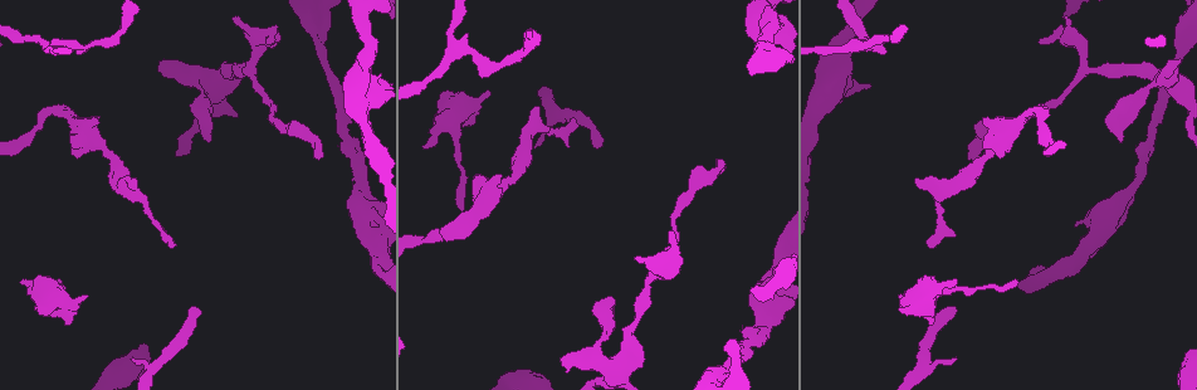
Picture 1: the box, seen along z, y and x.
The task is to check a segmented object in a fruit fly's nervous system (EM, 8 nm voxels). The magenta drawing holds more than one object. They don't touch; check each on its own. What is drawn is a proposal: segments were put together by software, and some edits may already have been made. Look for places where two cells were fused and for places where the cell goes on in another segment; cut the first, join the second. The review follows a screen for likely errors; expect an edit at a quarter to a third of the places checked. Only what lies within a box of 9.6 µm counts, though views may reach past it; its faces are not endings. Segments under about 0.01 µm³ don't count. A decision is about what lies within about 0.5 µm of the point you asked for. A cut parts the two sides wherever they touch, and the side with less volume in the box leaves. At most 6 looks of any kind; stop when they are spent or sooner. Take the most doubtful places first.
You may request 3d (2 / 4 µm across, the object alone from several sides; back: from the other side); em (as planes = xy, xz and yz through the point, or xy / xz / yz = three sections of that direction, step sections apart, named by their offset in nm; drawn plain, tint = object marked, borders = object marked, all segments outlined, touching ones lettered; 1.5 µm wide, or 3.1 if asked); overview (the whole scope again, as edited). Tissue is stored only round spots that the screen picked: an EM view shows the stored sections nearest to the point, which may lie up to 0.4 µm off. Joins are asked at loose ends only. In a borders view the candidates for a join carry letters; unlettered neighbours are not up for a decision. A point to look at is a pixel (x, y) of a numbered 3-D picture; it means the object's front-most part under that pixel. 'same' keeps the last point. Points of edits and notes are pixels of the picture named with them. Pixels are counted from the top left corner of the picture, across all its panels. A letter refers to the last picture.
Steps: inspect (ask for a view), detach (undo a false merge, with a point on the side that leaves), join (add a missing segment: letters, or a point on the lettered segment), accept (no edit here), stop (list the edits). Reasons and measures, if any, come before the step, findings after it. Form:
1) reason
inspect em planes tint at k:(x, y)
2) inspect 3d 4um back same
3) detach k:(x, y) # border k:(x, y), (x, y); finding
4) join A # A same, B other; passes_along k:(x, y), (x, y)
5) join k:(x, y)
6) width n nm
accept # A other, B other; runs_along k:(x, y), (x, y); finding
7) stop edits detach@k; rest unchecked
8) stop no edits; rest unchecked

an open end
inspect em xy step 8 tint at 1:(597, 147)

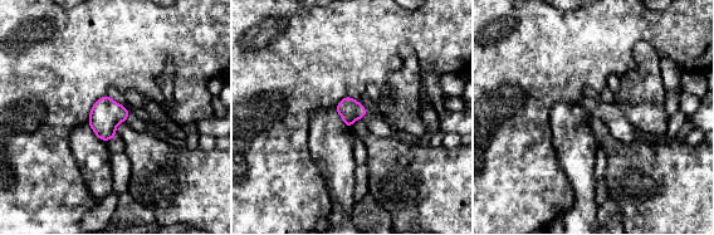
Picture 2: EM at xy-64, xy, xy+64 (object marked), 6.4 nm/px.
inspect em xy step 8 borders same

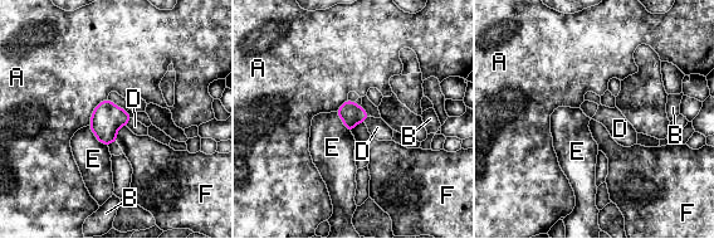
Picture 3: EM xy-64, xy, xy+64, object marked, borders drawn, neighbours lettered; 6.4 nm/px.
width 140 nm
join D # A other, B other, D same, E other, F other; passes_along 3:(107, 117), (128, 121), (135, 126); it goes on there

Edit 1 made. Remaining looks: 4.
branch stops here
inspect em planes borders at 1:(930, 325)

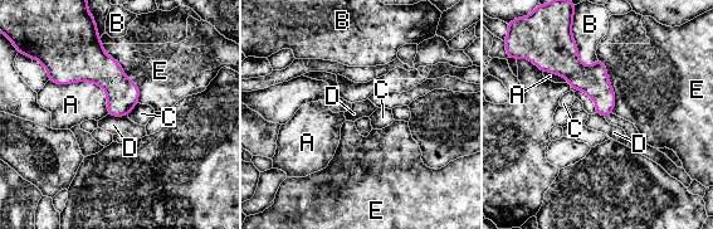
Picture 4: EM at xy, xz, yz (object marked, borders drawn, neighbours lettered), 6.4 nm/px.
accept # A other, B other, C other, D other, E other; runs_along 4:(563, 52), (604, 97), (609, 110); none of them fits

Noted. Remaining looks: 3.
arms part here
inspect em xz step 8 tint at 1:(1085, 71)

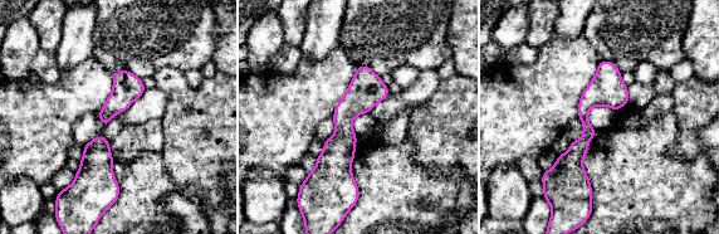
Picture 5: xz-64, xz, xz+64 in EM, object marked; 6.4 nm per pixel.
inspect em planes tint same

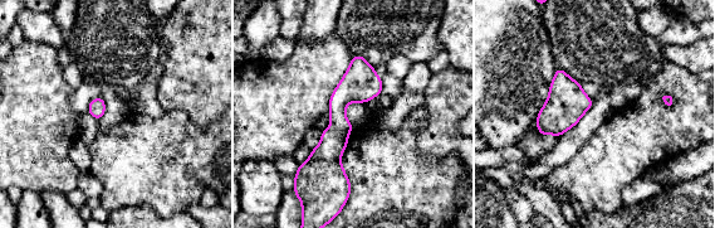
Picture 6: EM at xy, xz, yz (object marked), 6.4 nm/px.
what lies round it
inspect em planes borders same

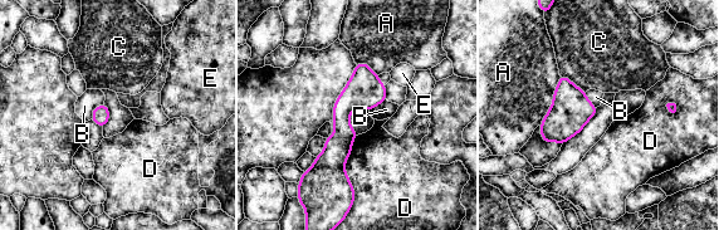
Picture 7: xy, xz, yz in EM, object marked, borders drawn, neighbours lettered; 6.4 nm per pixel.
accept # A other, B other, C other, D other, E other; border 7:(103, 102), (94, 108), (91, 118); all the same cell

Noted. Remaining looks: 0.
stop edits join@3; rest unchecked

